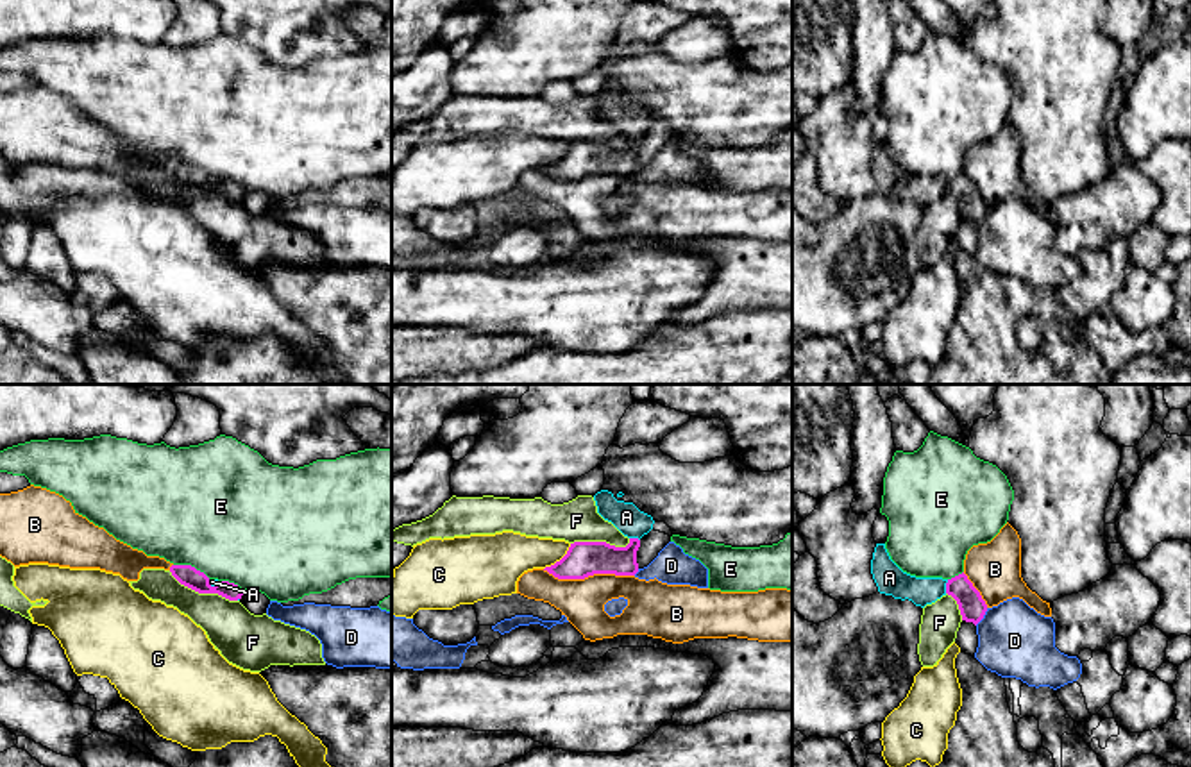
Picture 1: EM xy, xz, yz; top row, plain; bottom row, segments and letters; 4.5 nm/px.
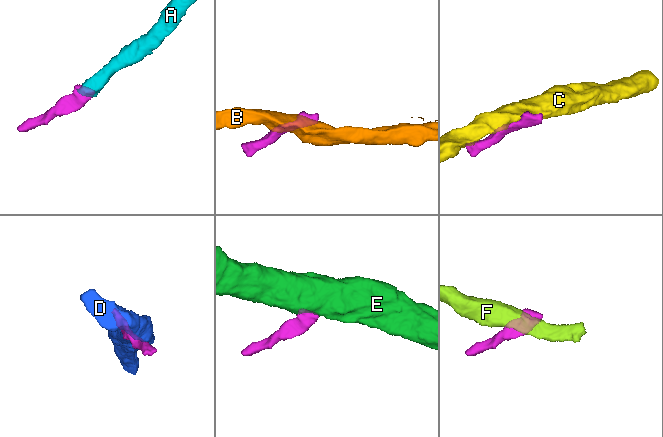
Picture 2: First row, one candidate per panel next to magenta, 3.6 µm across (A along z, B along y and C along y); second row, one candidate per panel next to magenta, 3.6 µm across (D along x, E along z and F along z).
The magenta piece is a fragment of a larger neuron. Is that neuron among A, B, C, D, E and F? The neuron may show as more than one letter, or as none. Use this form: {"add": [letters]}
{"add": ["A"]}

